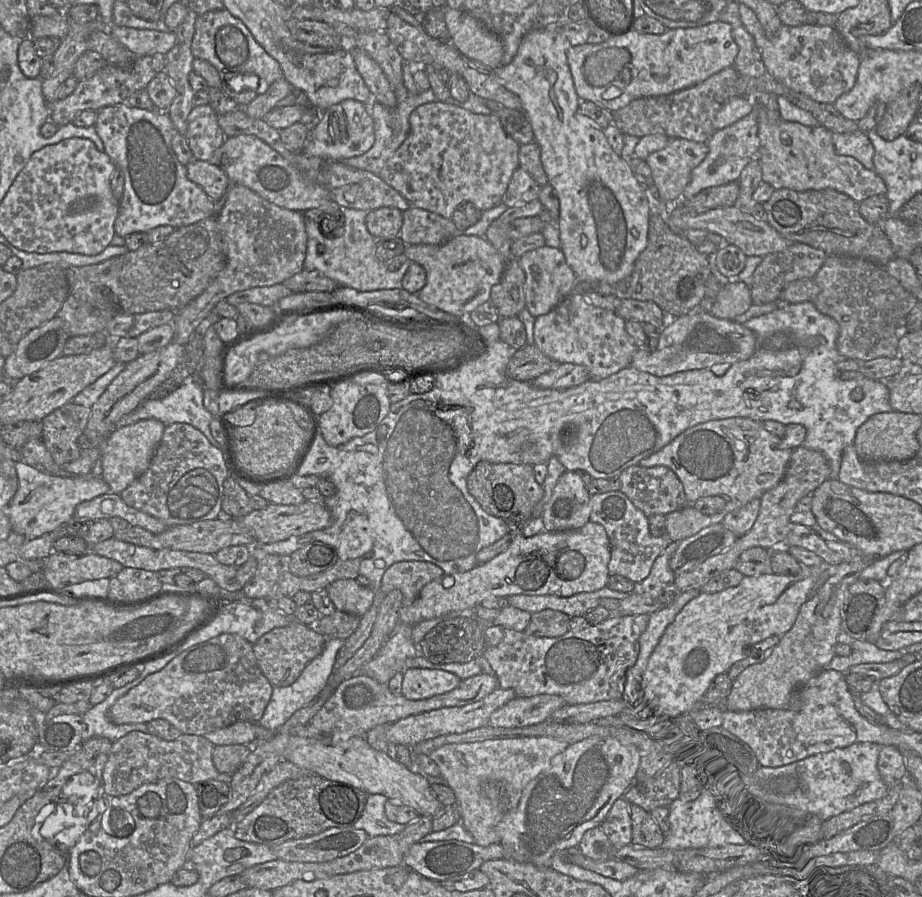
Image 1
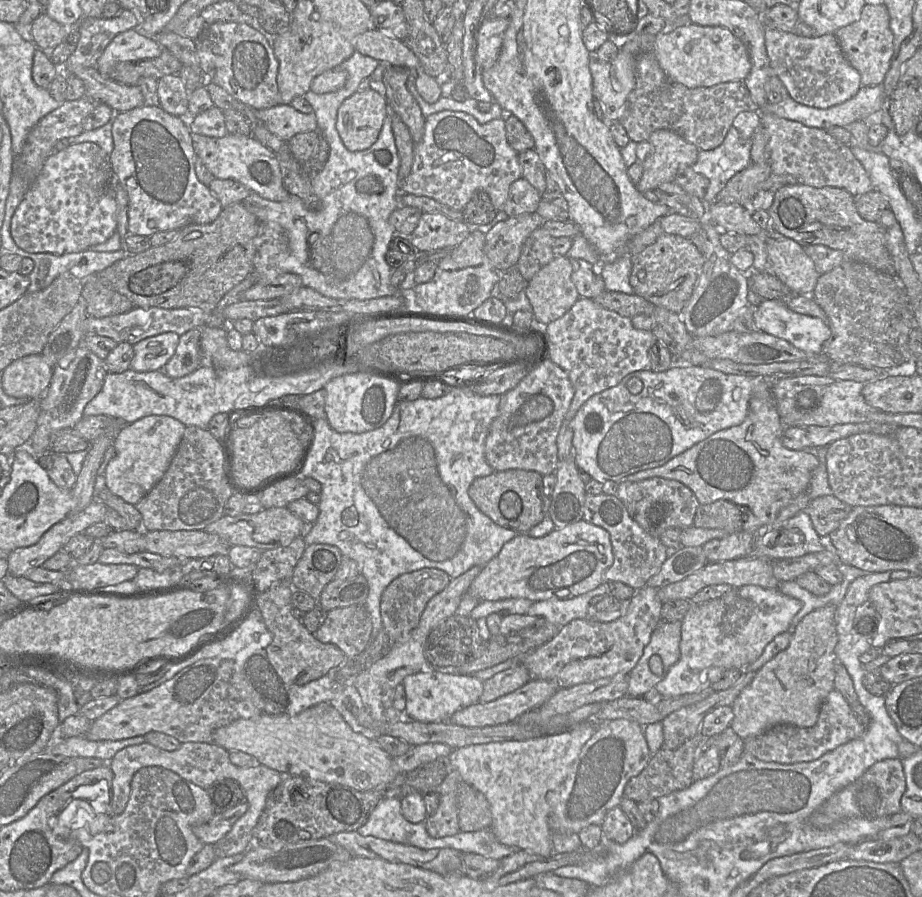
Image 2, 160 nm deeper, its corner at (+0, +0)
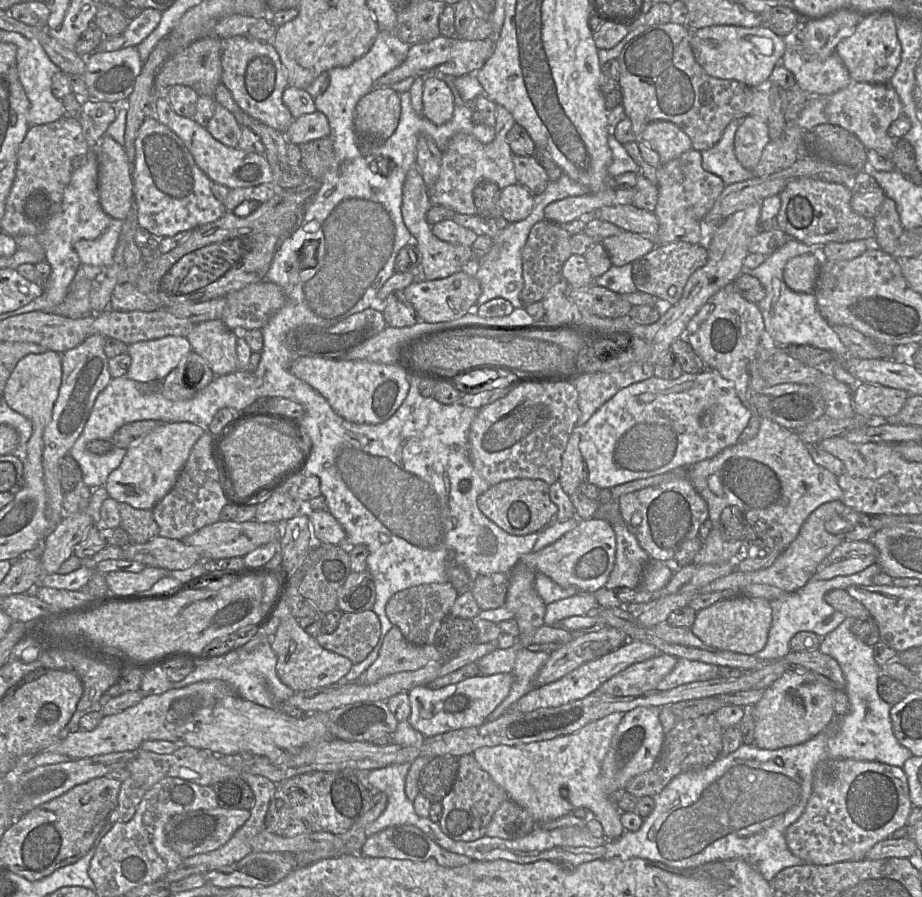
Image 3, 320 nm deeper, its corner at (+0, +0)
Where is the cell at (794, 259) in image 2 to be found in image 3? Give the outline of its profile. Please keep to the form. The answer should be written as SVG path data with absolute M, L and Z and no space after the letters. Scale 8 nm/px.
M806 253L791 258L783 272L786 285L798 293L813 293L822 261L816 253Z

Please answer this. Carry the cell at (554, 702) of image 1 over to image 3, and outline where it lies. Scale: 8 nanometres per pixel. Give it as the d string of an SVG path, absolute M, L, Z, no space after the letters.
M660 653L629 666L604 682L597 691L609 696L626 697L655 690L659 682L674 669L677 661L678 658L673 655Z

